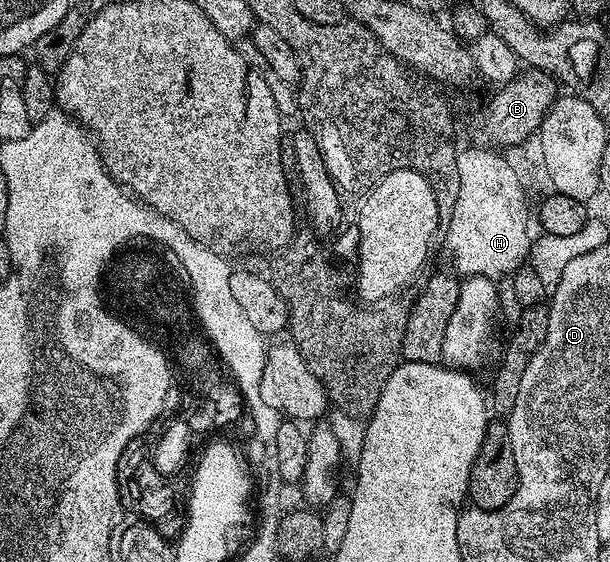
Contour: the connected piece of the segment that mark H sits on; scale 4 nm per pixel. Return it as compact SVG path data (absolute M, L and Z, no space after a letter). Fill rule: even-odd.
M464 149L460 156L461 185L456 193L456 203L448 216L445 243L452 257L457 259L457 267L463 275L482 275L494 281L499 277L512 276L529 256L532 238L529 237L527 205L521 179L516 169L503 157L491 149Z

